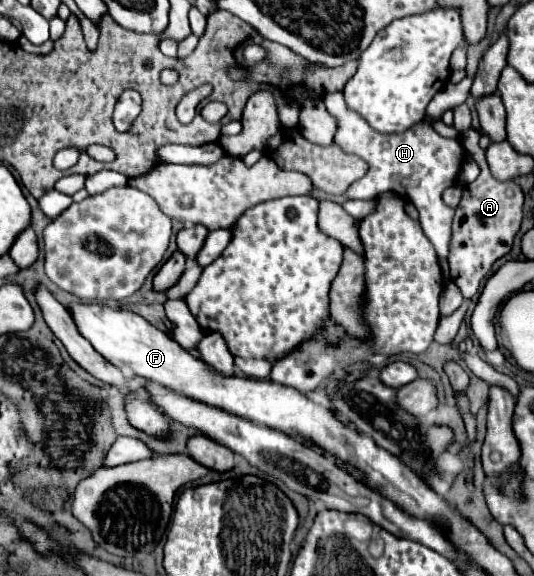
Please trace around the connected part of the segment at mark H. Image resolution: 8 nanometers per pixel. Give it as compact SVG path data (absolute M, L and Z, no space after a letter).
M330 93L324 97L324 103L328 111L338 119L338 131L334 141L346 151L362 157L370 169L368 173L356 181L346 191L346 197L350 199L374 199L380 193L396 193L400 197L410 199L418 213L420 213L420 225L434 245L438 257L448 257L448 243L452 233L452 221L454 209L446 207L442 201L442 191L452 187L456 183L460 165L464 161L464 147L460 139L446 139L438 135L428 121L418 121L412 125L412 129L406 129L404 133L376 133L358 113L346 107L342 93Z

